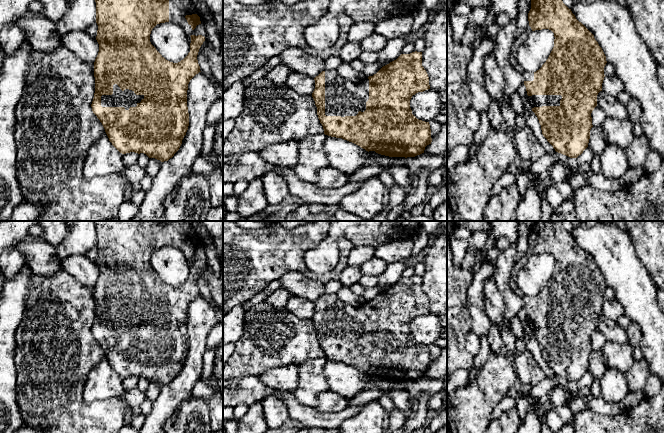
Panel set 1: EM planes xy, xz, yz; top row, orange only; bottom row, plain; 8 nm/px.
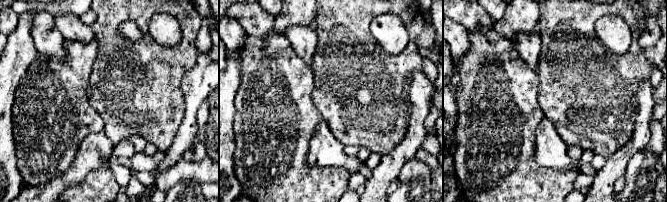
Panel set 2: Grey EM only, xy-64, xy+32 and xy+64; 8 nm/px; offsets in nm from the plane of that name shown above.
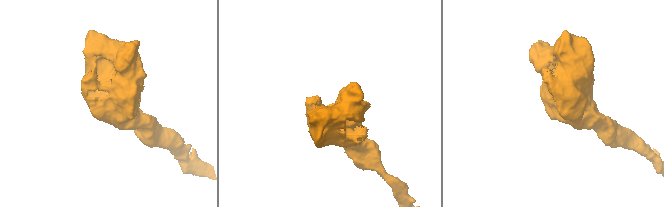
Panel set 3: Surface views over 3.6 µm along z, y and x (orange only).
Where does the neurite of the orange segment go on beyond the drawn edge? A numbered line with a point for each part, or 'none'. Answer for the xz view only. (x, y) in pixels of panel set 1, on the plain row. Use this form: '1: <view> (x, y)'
1: xz (343, 321)

